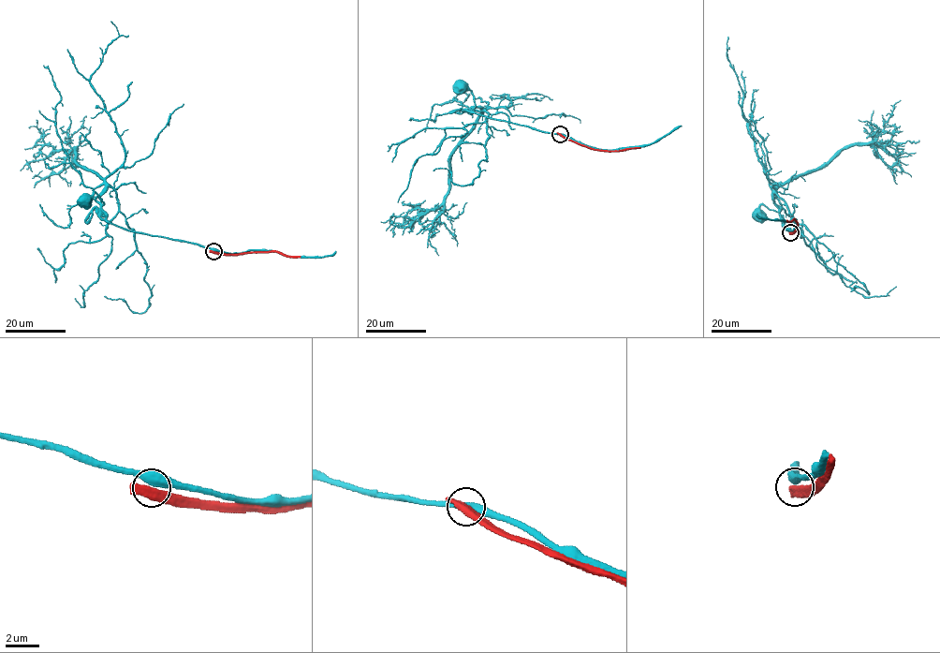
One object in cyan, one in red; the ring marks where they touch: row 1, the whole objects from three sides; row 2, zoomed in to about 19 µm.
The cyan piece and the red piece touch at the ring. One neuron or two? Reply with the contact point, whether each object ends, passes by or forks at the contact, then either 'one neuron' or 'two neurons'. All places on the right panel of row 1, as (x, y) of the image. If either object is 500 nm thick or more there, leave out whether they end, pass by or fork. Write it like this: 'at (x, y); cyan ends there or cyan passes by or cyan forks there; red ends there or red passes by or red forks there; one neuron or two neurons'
at (790, 232); two neurons

